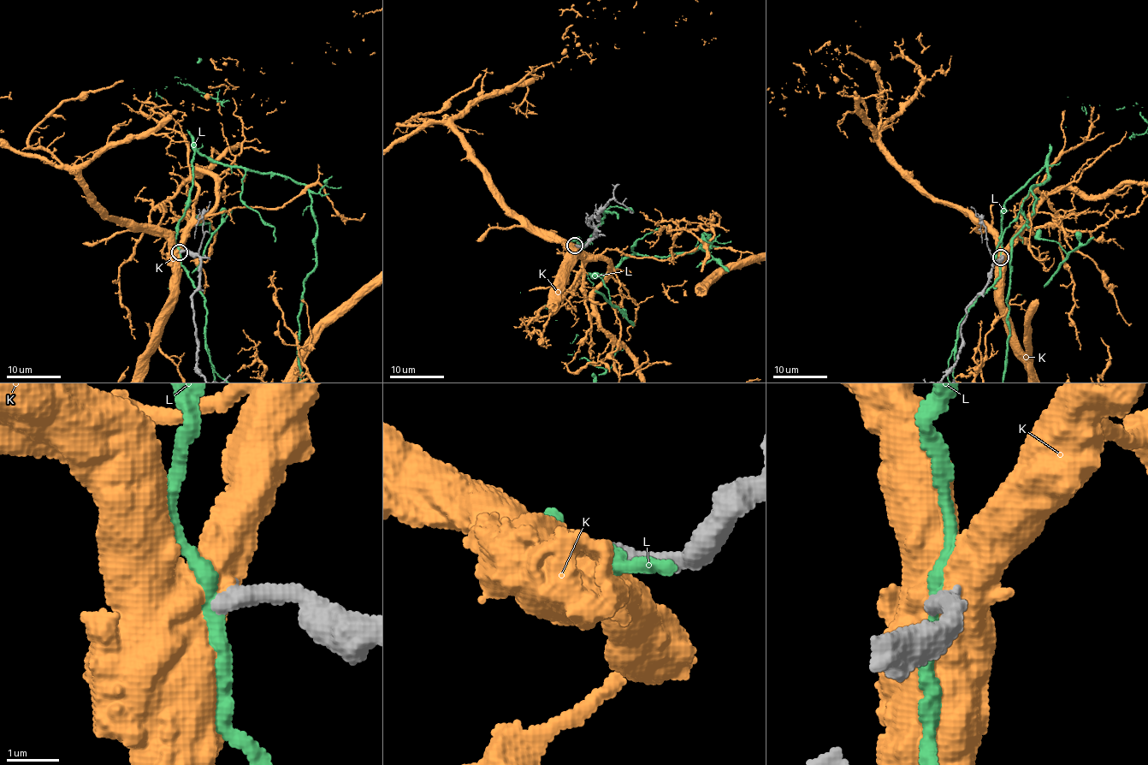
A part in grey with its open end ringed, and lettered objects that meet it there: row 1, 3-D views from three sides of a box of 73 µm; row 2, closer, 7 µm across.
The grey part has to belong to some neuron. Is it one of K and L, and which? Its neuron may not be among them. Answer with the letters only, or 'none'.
none

